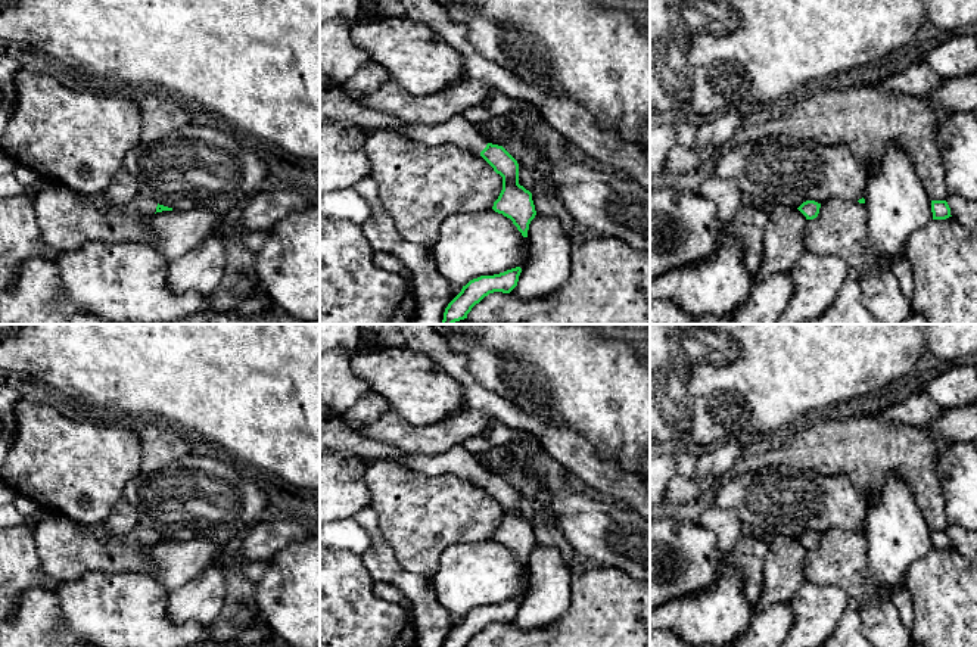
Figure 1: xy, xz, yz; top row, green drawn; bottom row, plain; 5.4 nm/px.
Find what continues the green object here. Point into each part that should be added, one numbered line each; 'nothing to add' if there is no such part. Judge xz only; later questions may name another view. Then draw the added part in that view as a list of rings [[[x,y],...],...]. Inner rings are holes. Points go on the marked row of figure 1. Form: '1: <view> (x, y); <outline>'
1: xz (459, 131); [[[463,115],[436,125],[405,122],[402,127],[386,130],[424,146],[452,143],[479,155],[488,144],[488,140],[480,134],[476,125],[467,121]]]

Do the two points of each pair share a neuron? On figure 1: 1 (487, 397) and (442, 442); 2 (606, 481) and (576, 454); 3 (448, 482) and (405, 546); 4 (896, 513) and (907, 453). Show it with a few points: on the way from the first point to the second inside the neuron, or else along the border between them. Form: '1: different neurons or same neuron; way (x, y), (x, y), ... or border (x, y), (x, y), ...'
1: different neurons; border (464, 407), (482, 410), (494, 417)
2: same neuron; way (599, 473), (584, 462)
3: same neuron; way (445, 498), (419, 525), (419, 529)
4: different neurons; border (890, 472), (896, 473), (909, 487), (918, 510)

